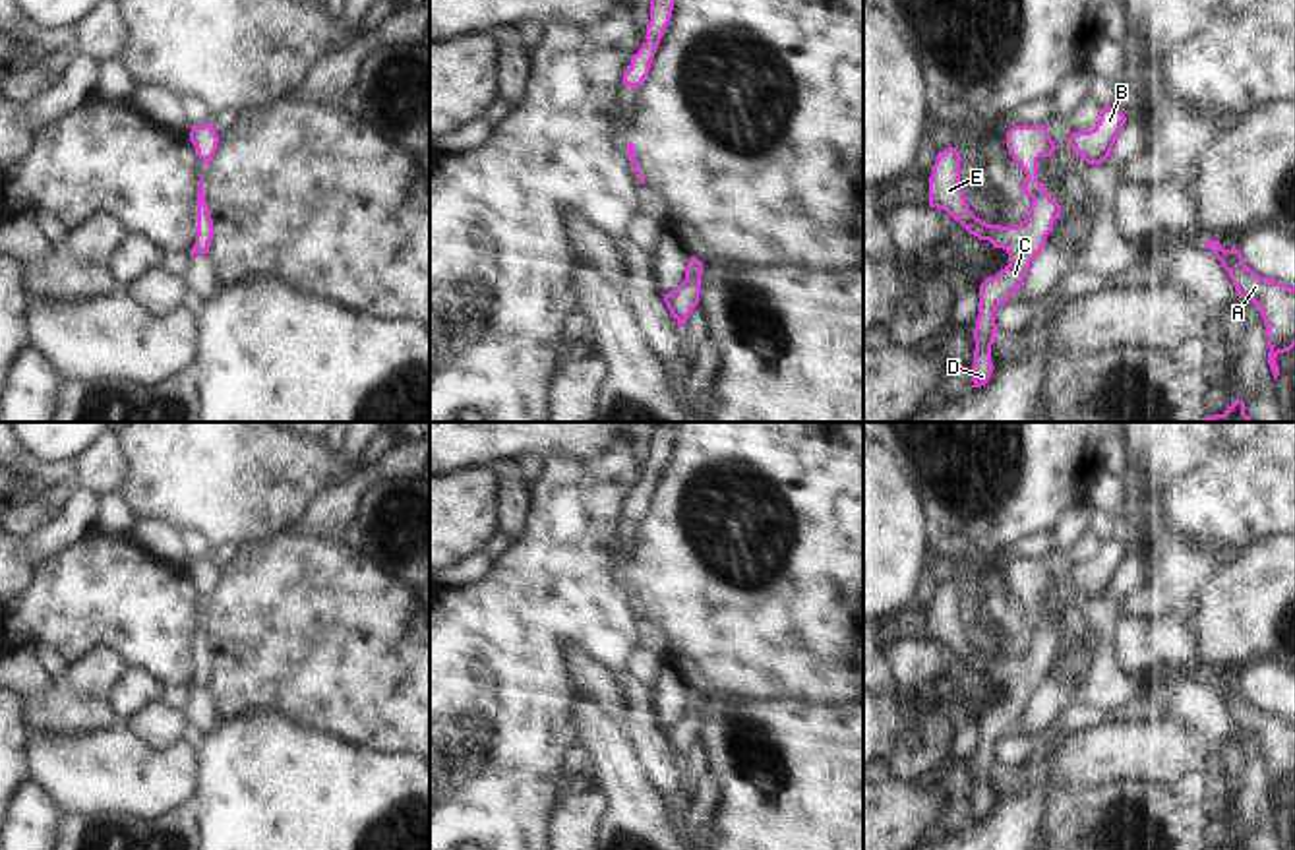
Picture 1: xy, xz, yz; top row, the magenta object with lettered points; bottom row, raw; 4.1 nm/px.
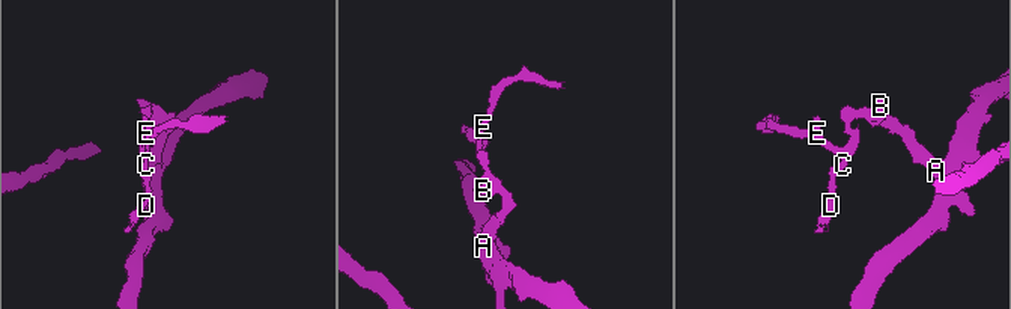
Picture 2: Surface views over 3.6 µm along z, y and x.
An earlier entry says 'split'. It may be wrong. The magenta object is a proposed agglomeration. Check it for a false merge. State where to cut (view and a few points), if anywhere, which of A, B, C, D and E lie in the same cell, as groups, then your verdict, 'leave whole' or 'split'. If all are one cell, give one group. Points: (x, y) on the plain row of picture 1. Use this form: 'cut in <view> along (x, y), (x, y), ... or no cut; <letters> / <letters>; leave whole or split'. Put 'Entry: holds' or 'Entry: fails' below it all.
cut in yz along (1042, 618), (1034, 634); A B / C D E; split
Entry: holds

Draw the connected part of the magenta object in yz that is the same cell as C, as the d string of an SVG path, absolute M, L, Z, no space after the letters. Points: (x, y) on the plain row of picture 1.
M949 581L937 587L933 598L933 608L929 612L929 641L947 645L970 668L979 674L989 674L993 682L1003 682L1009 687L1009 699L1001 703L997 711L989 711L979 718L972 821L981 821L995 804L991 798L991 778L999 765L995 745L1016 726L1030 705L1030 697L1045 682L1045 670L1053 664L1053 654L1061 651L1061 639L1045 627L1041 618L1020 658L1001 660L978 653L970 645L960 618L960 587Z

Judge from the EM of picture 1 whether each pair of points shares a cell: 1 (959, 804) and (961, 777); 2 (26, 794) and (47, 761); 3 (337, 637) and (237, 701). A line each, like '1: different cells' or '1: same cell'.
1: same cell
2: different cells
3: same cell

